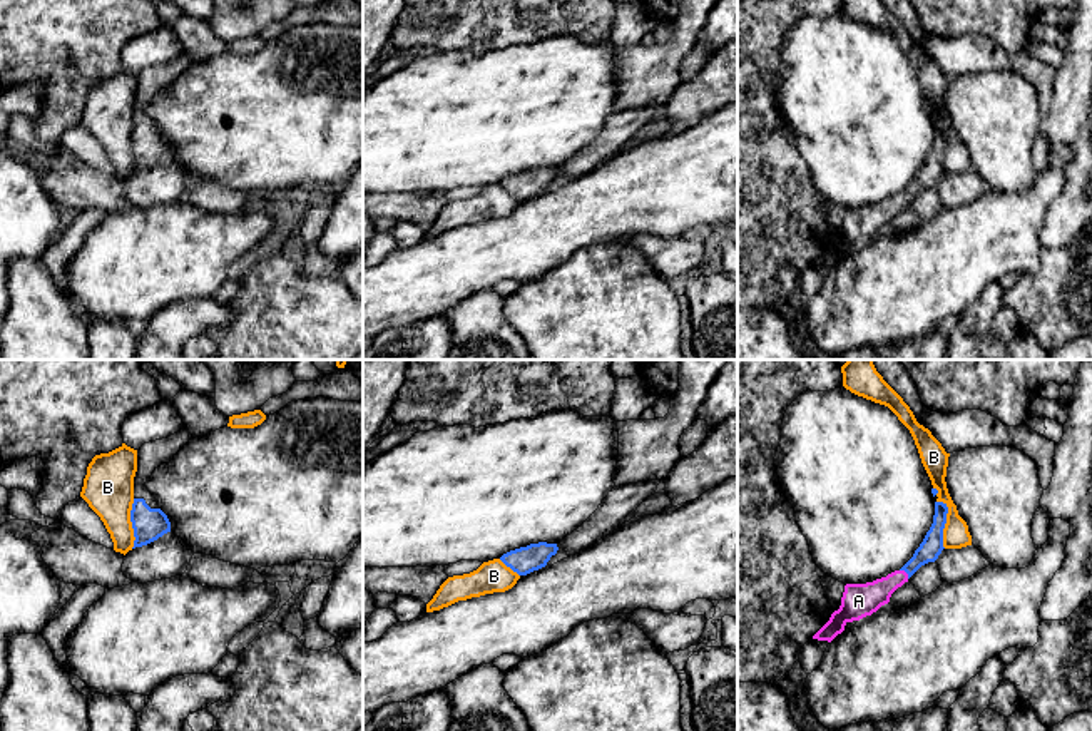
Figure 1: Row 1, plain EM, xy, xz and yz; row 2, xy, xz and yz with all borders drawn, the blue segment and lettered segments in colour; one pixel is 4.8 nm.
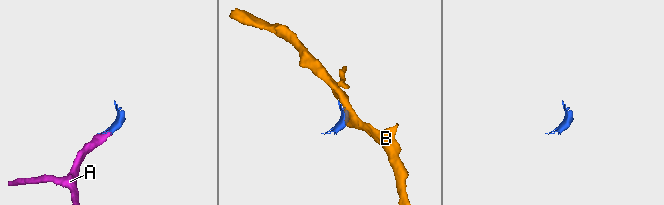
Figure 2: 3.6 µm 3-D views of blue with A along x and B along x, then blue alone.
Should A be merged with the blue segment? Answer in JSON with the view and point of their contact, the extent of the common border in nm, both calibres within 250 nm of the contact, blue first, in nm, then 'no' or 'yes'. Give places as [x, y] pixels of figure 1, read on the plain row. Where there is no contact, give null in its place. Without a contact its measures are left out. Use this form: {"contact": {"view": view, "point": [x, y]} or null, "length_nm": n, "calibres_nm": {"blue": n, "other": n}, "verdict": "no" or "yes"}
{"contact": {"view": "yz", "point": [905, 196]}, "length_nm": 60, "calibres_nm": {"blue": 110, "other": 160}, "verdict": "yes"}

